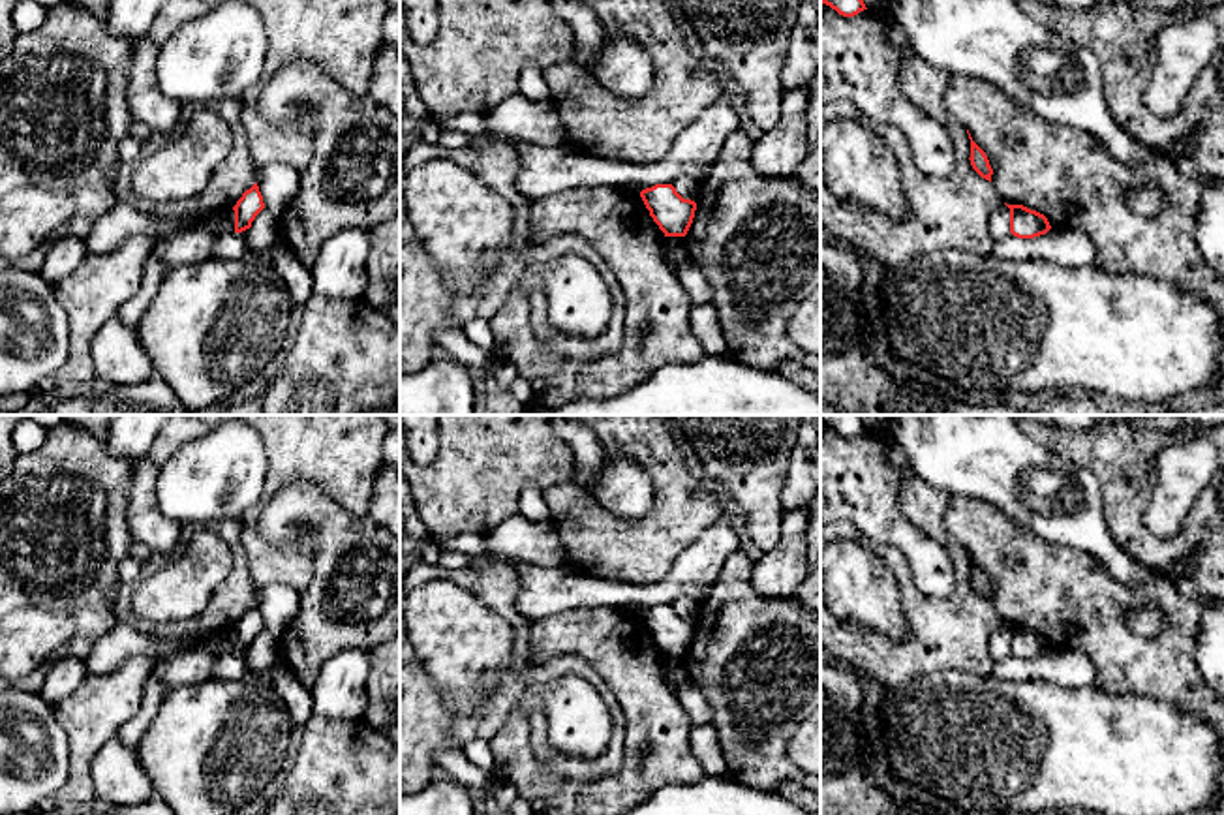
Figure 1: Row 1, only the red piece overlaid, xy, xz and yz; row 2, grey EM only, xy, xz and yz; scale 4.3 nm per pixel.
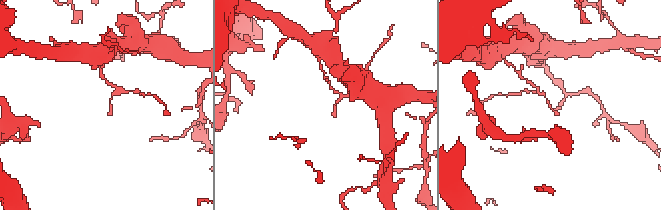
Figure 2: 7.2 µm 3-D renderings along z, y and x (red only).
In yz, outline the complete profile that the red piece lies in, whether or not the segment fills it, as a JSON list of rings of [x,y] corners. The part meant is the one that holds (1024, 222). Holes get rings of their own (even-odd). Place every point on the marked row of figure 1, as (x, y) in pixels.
[[[1006,205],[1010,208],[1010,233],[1017,238],[1034,238],[1046,235],[1051,225],[1048,218],[1023,205]]]

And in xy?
[[[257,182],[242,193],[233,207],[235,210],[235,233],[242,233],[252,227],[255,216],[265,208],[263,195]]]

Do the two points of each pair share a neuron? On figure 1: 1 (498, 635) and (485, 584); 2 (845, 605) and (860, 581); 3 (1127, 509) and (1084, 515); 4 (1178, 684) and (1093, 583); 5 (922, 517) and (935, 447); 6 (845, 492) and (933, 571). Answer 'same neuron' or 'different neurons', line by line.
1: different neurons
2: same neuron
3: different neurons
4: same neuron
5: different neurons
6: same neuron

